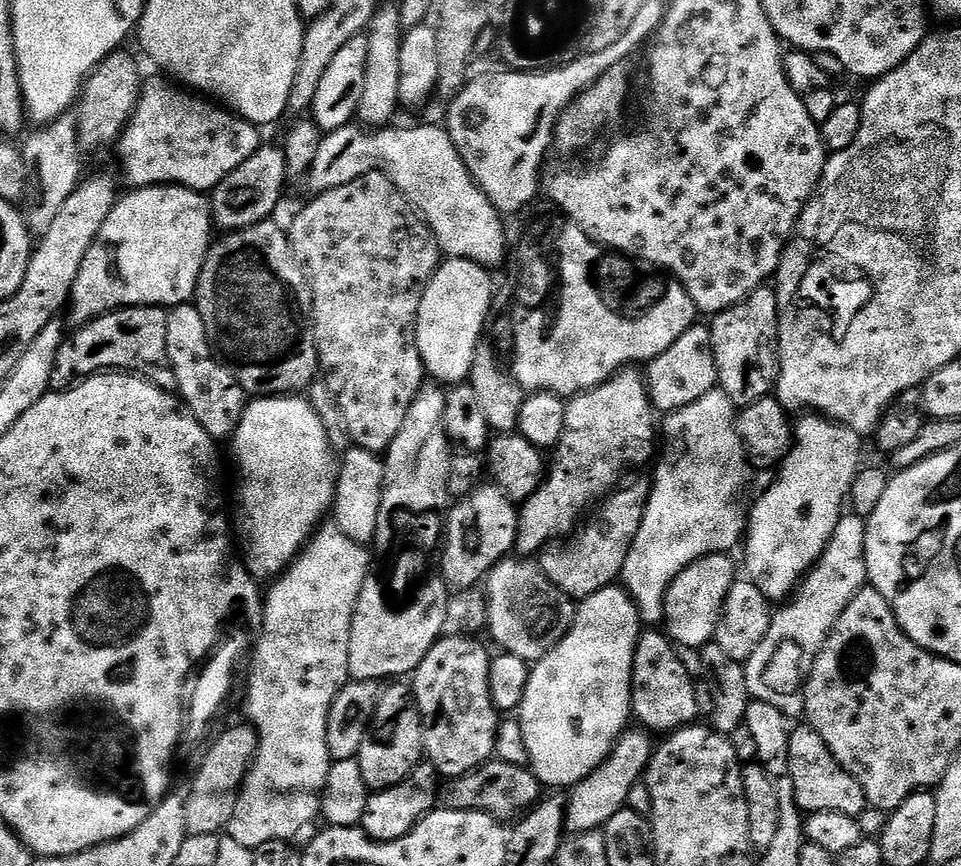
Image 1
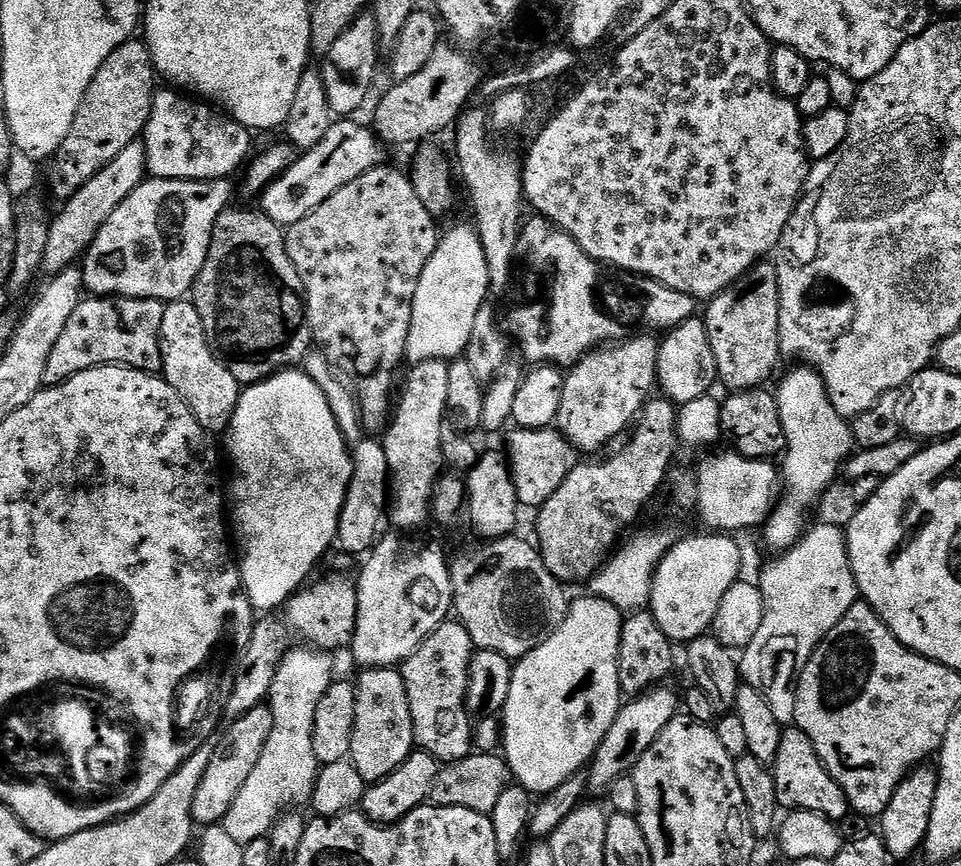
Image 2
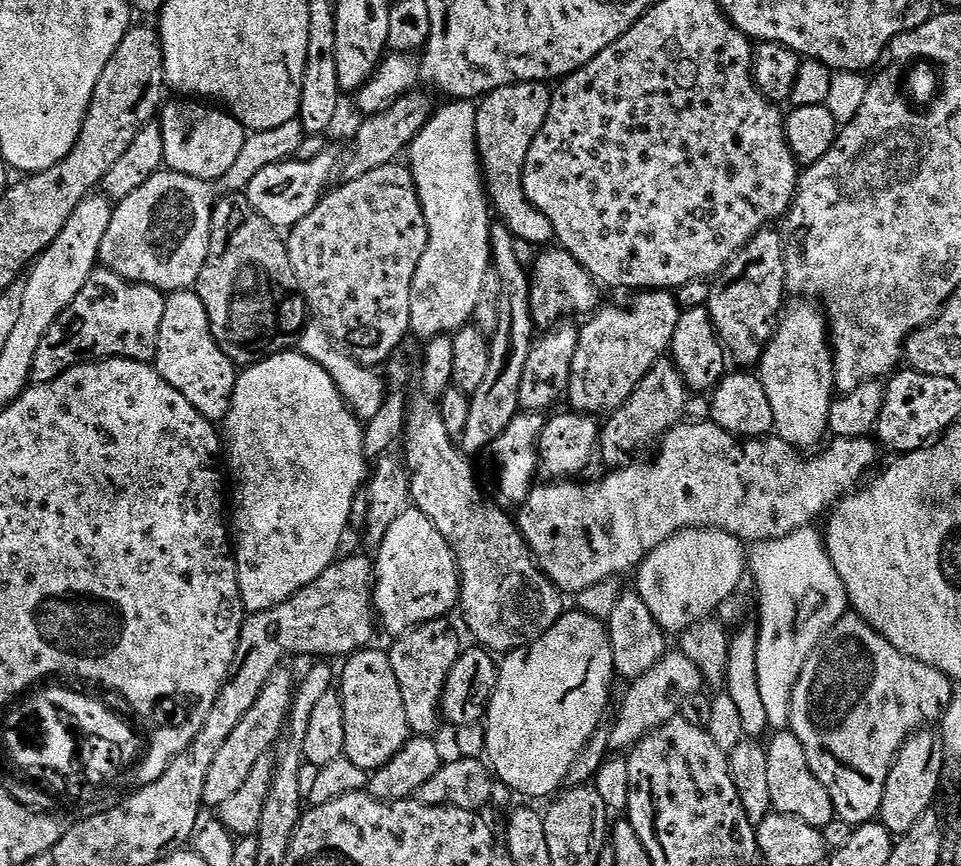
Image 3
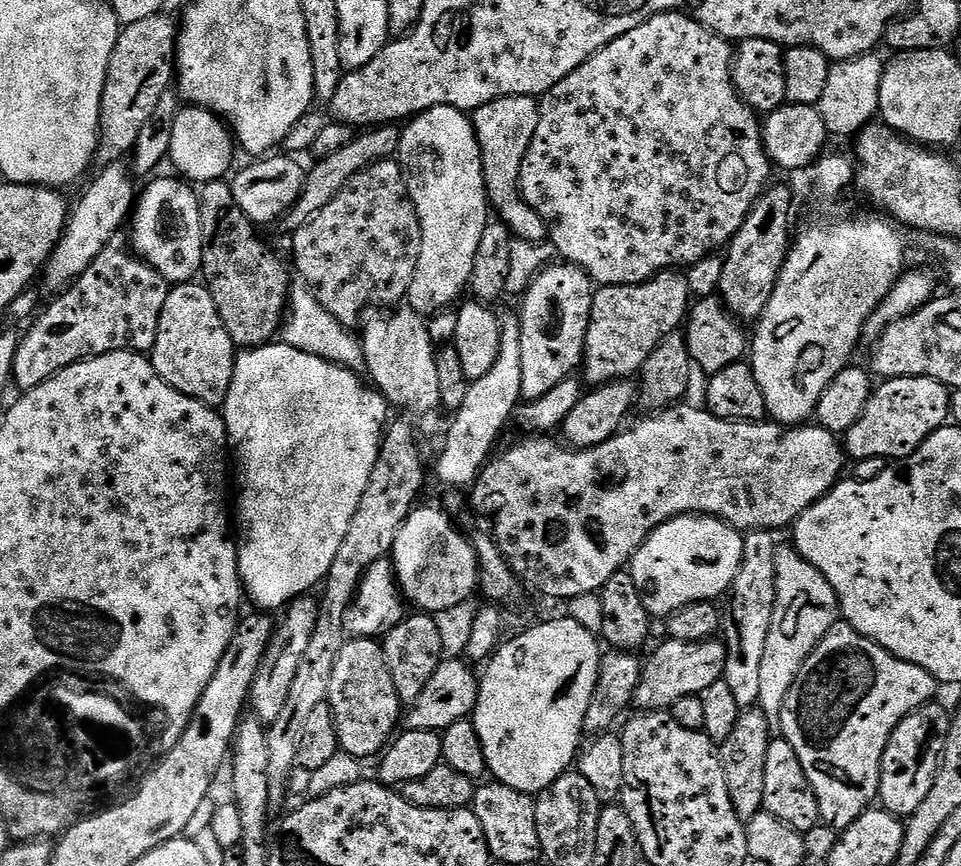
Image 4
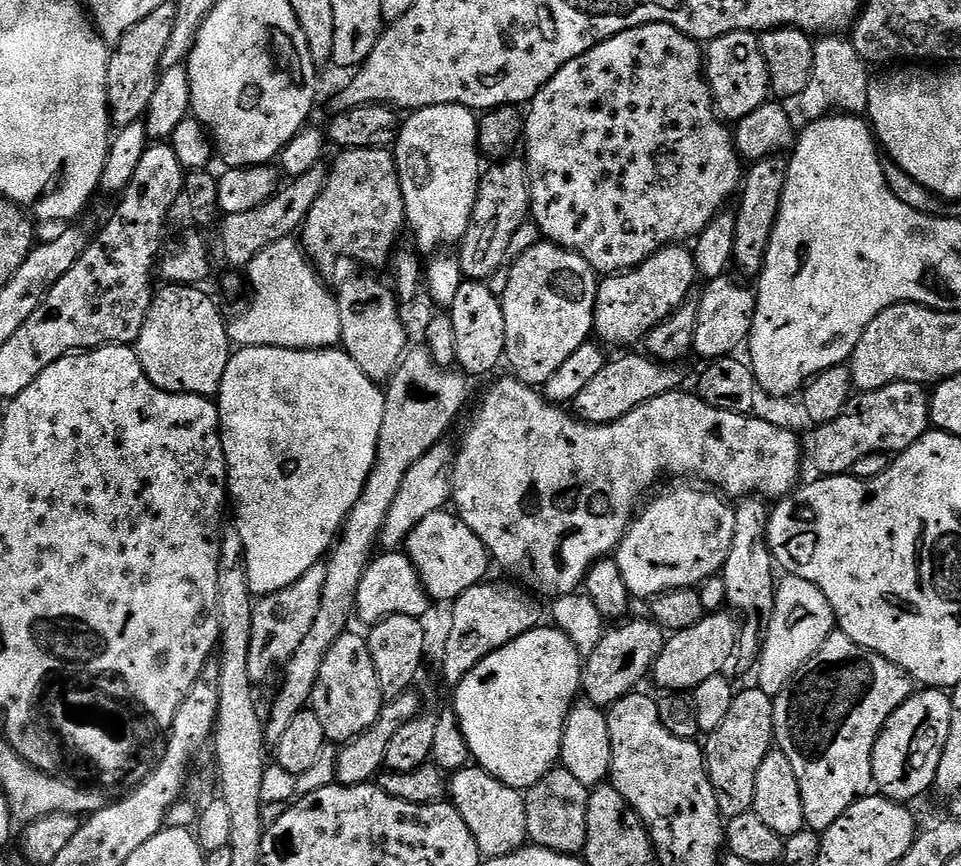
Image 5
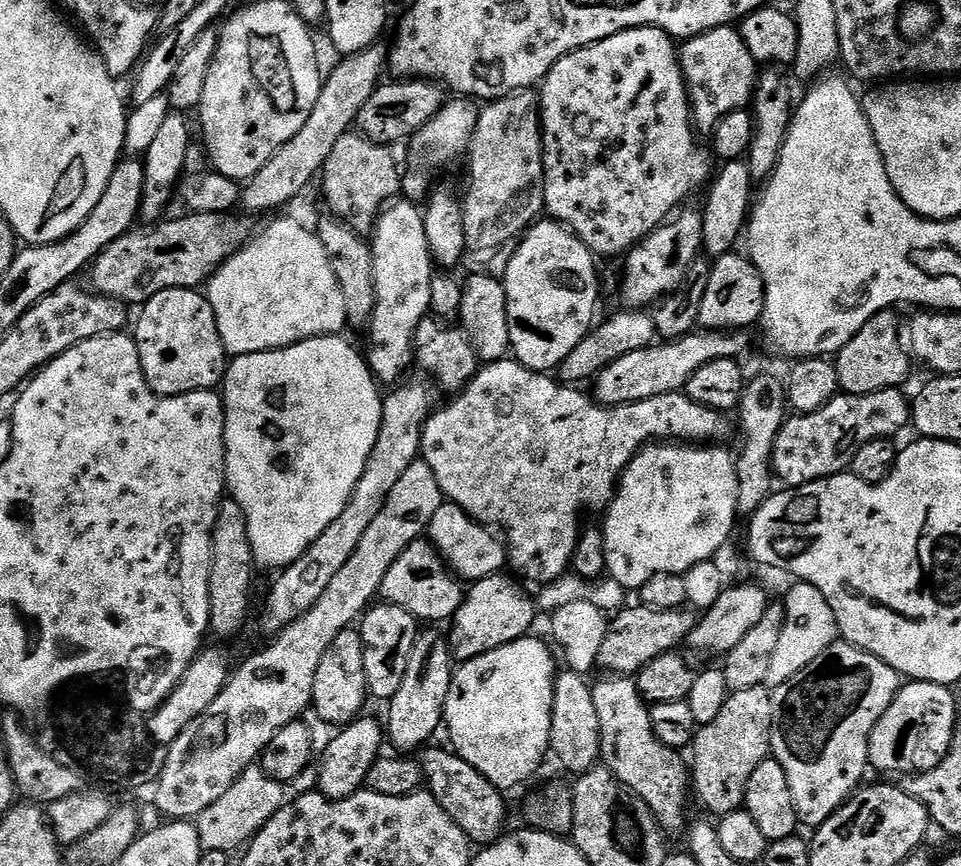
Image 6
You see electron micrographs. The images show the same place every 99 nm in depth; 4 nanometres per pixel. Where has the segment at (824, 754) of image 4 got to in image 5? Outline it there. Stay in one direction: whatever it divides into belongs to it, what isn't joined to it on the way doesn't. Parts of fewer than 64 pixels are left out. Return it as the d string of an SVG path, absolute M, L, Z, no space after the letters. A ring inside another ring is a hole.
M836 630L811 660L806 671L797 673L791 684L775 697L773 726L775 747L790 758L796 777L800 780L800 793L804 802L804 822L809 829L822 834L854 802L873 791L872 751L884 728L884 723L906 702L914 691L914 681L894 662L882 658L877 652L867 652L845 632Z

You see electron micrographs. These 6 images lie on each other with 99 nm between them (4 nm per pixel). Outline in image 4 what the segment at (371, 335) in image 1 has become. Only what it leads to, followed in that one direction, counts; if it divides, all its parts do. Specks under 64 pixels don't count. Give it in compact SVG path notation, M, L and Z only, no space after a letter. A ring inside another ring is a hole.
M389 158L387 160L379 160L366 170L354 174L354 178L348 180L348 184L329 204L322 206L322 210L318 210L318 214L314 214L314 218L310 218L305 222L297 232L291 233L290 240L292 240L292 256L296 259L296 272L300 275L297 277L307 284L308 289L314 294L314 298L318 298L320 305L330 314L334 314L334 318L338 318L340 324L353 326L352 324L358 323L357 325L359 325L361 323L360 315L367 308L380 310L383 309L380 308L383 304L392 304L388 306L399 305L408 295L410 282L414 278L414 270L418 266L418 254L422 250L422 226L418 222L418 214L416 213L416 208L412 205L412 199L408 196L408 182L404 178L404 169L400 167L395 159Z

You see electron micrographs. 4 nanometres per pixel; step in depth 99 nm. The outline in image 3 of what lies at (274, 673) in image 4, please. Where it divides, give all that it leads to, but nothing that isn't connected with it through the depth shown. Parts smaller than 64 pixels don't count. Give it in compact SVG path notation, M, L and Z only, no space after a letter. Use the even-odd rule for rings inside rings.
M287 667L277 668L275 674L268 679L262 694L258 694L258 700L234 726L234 734L226 738L222 750L218 750L214 762L210 766L210 774L206 774L206 790L204 791L204 804L218 810L229 798L234 798L238 790L250 778L250 770L258 766L265 759L264 756L272 748L276 739L283 737L288 723L288 713L292 710L292 698L294 695L294 676L287 672Z

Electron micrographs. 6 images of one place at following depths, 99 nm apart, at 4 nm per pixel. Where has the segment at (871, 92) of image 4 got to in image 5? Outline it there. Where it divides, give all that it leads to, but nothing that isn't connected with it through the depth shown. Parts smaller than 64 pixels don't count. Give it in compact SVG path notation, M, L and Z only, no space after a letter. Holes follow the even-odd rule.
M828 34L815 41L813 76L798 97L798 104L809 121L833 114L864 114L868 111L869 65L858 54L851 39Z

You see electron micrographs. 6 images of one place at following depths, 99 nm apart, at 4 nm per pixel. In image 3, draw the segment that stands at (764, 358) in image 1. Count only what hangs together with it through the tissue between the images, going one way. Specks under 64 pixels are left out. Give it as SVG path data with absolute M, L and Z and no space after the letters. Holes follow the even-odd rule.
M776 230L760 232L746 246L742 246L740 253L720 271L719 276L711 281L712 289L706 305L708 313L714 322L714 330L719 334L720 341L724 343L725 353L735 363L737 360L740 363L737 365L740 366L759 365L760 359L764 357L766 346L772 341L772 335L776 333L777 323L782 315L782 309L785 307L786 266L784 265L784 237L779 231L772 231Z

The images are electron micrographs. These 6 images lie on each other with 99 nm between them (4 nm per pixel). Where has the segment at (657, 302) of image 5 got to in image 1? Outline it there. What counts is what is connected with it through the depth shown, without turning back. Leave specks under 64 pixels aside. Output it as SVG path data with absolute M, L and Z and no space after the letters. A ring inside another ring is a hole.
M639 371L617 372L606 383L598 385L597 388L591 388L589 392L573 396L567 401L566 430L558 449L561 460L553 468L551 465L546 479L537 491L522 504L518 512L520 525L516 531L515 551L521 557L535 557L541 550L547 549L553 542L559 541L559 536L567 537L581 523L580 515L588 507L591 509L593 506L599 505L625 479L625 477L623 478L624 472L630 471L631 468L640 468L643 464L650 463L649 465L651 465L653 463L658 452L656 424L658 416L652 407L652 400L648 396L645 377L641 373L639 376L636 372Z

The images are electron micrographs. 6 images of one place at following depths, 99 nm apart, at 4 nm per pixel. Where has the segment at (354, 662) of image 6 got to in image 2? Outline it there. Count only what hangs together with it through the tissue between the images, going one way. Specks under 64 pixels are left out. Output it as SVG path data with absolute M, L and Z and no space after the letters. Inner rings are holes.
M365 668L355 681L356 709L350 750L350 761L364 779L365 785L376 784L394 774L414 751L416 739L406 698L406 682L396 668Z

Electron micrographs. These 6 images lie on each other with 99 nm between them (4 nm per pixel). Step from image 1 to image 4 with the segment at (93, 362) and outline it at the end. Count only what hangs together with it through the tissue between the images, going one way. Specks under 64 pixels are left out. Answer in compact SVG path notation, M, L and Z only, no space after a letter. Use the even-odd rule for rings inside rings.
M113 242L105 246L90 266L86 267L85 272L61 291L53 299L57 300L44 313L41 311L31 321L32 329L26 334L23 333L13 362L12 374L16 388L37 388L51 376L58 375L78 362L92 360L96 356L105 356L111 352L151 353L158 334L158 322L162 318L162 306L166 306L170 285L166 278L162 278L162 274L158 274L156 268L152 268L127 247L119 248L118 244Z

